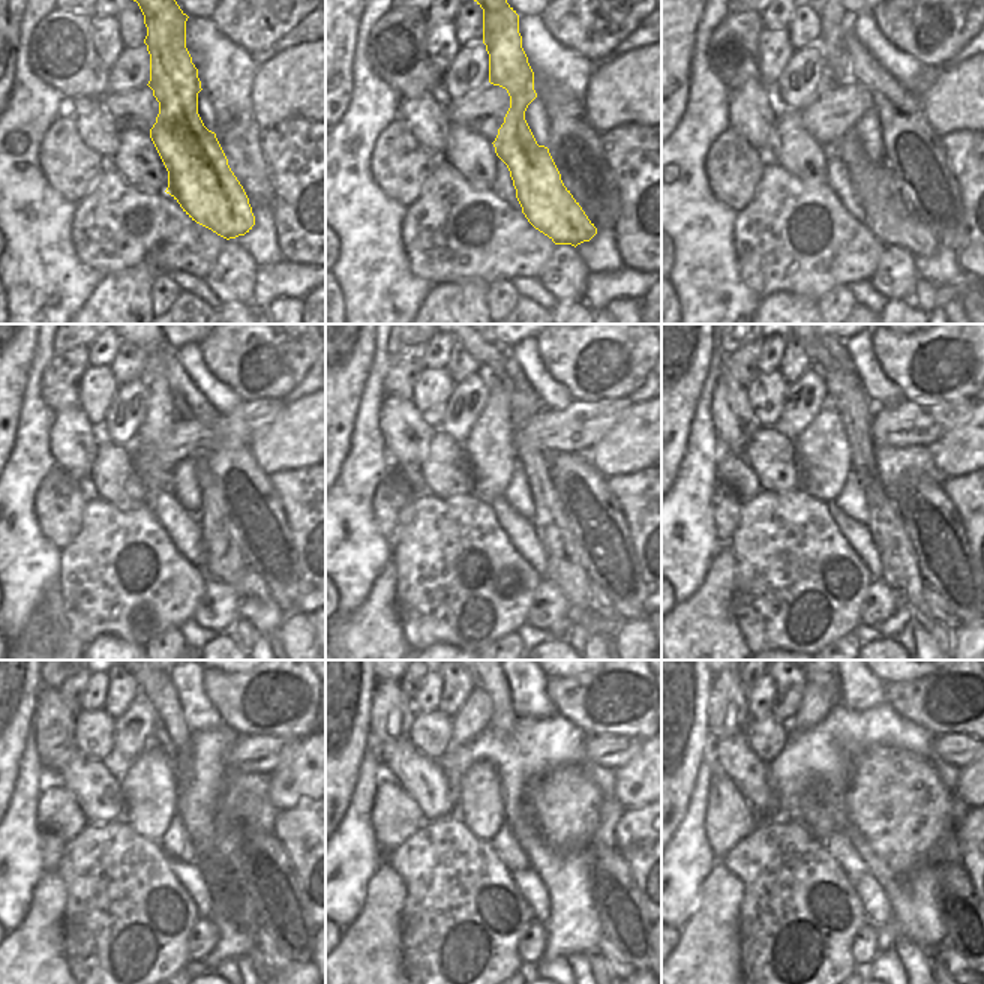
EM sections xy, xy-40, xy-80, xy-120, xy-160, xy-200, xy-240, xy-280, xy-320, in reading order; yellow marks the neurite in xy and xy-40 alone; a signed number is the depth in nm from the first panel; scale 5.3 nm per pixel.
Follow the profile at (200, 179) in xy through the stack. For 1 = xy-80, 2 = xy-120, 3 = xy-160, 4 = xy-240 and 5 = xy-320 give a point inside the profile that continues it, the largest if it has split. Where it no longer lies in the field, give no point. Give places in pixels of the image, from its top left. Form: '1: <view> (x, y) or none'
1: xy-80 (885, 213)
2: xy-120 (249, 585)
3: xy-160 (600, 603)
4: xy-240 (263, 941)
5: xy-320 (956, 965)

